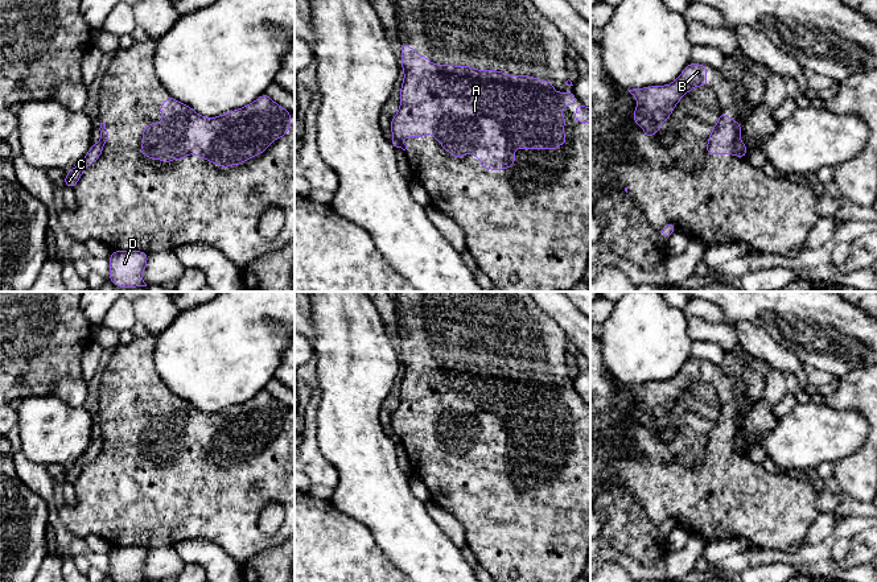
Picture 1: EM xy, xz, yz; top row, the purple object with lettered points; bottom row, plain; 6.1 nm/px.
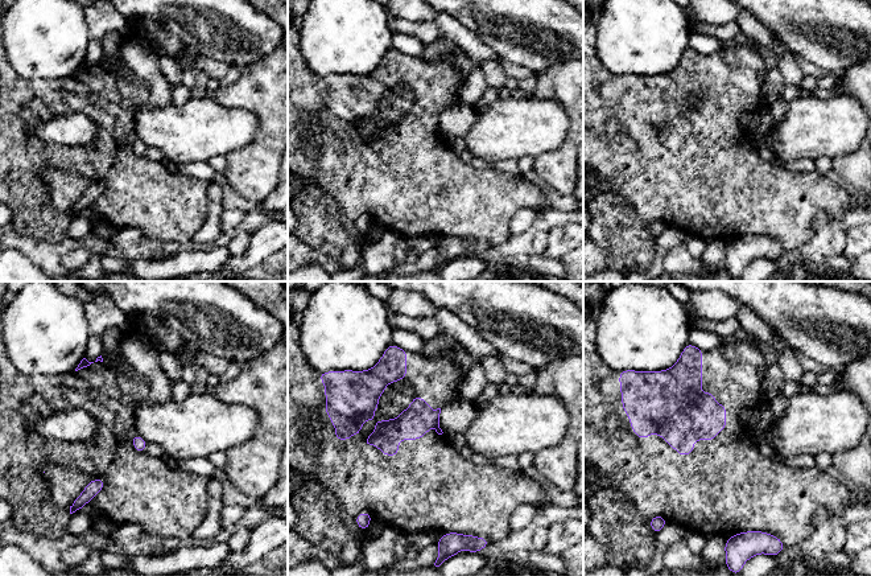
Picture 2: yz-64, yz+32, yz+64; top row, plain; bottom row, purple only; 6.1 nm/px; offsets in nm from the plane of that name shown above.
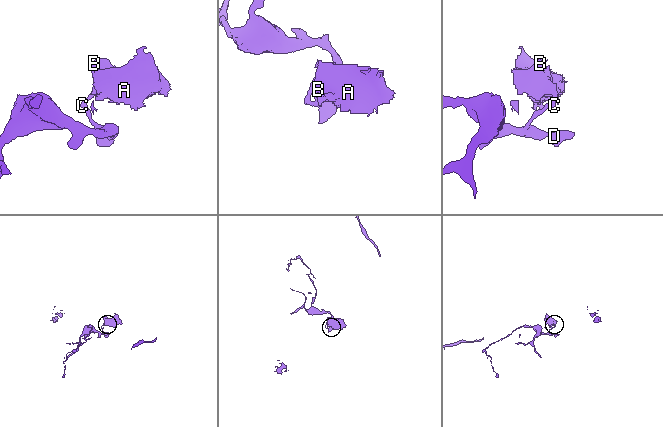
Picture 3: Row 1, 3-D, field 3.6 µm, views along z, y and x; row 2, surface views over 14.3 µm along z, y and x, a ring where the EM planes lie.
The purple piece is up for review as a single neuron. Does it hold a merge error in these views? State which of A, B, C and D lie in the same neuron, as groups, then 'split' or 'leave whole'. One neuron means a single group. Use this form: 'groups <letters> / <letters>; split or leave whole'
groups A B / C D; split

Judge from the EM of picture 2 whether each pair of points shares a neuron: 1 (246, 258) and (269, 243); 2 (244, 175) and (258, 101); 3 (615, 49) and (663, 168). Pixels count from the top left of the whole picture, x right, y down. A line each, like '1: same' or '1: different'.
1: same
2: same
3: different

